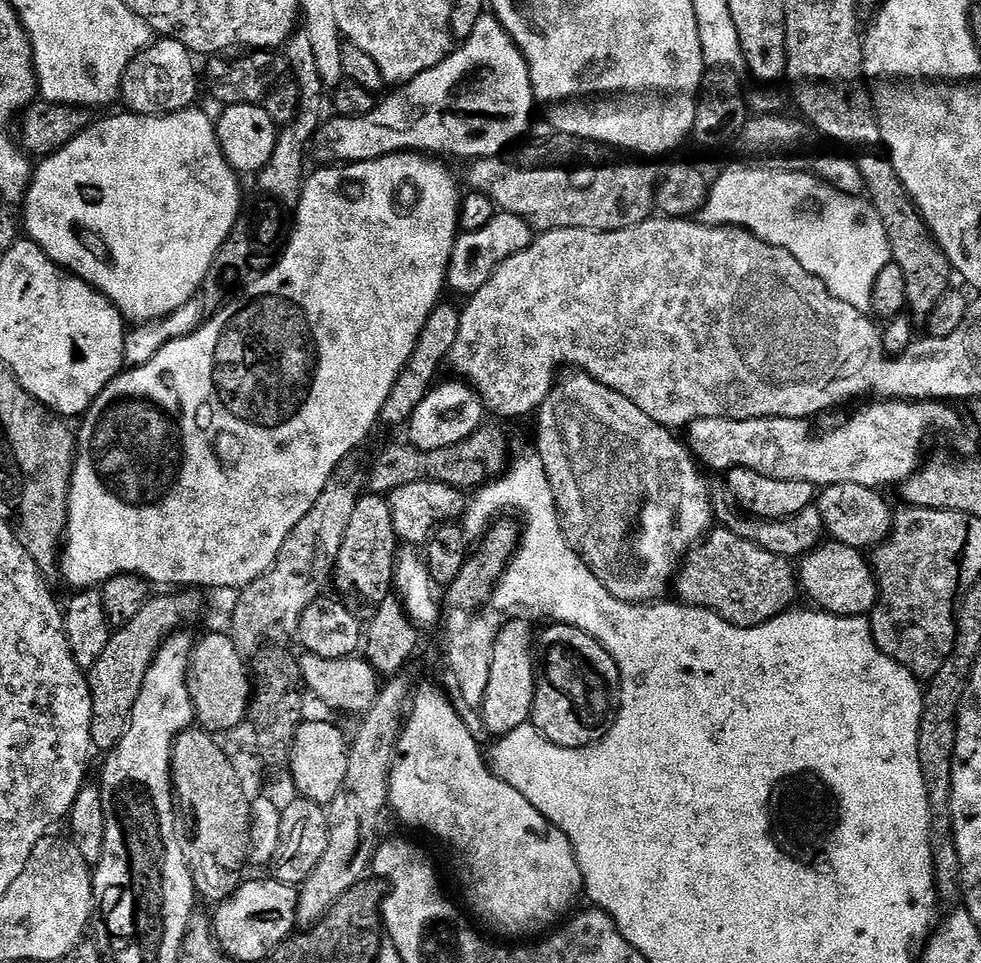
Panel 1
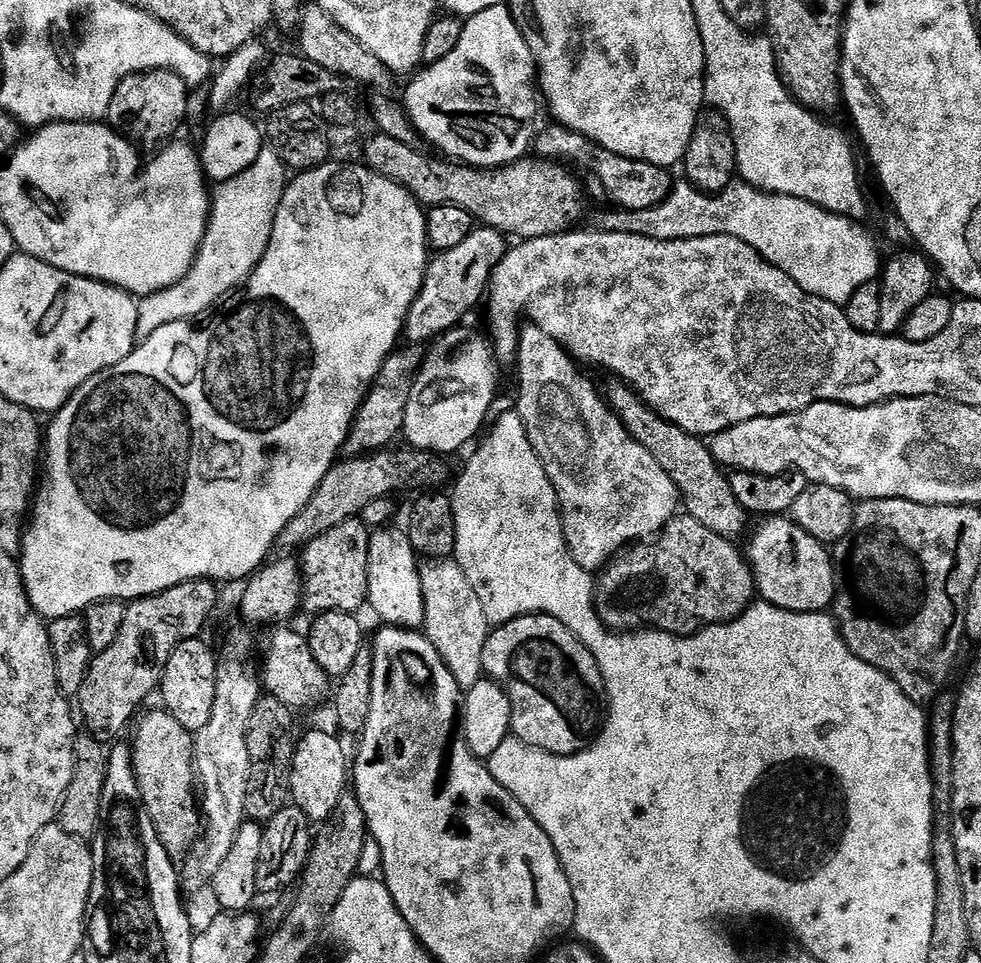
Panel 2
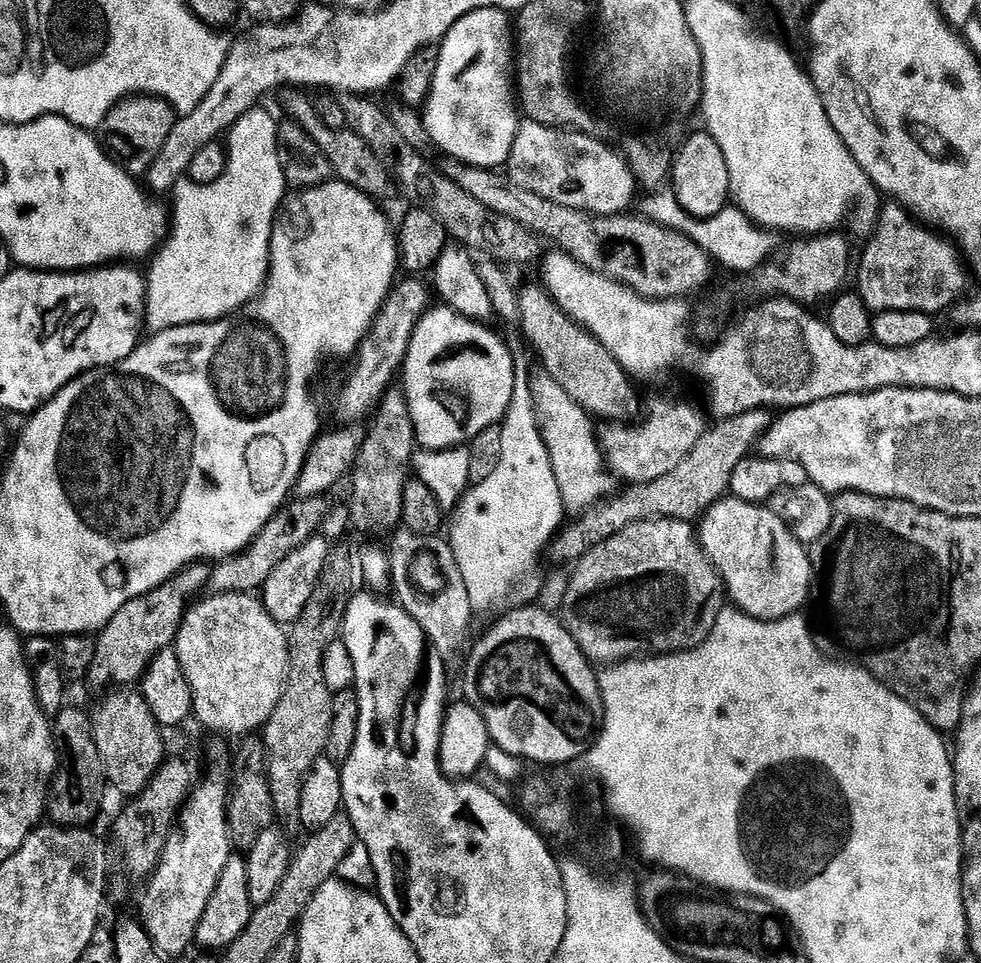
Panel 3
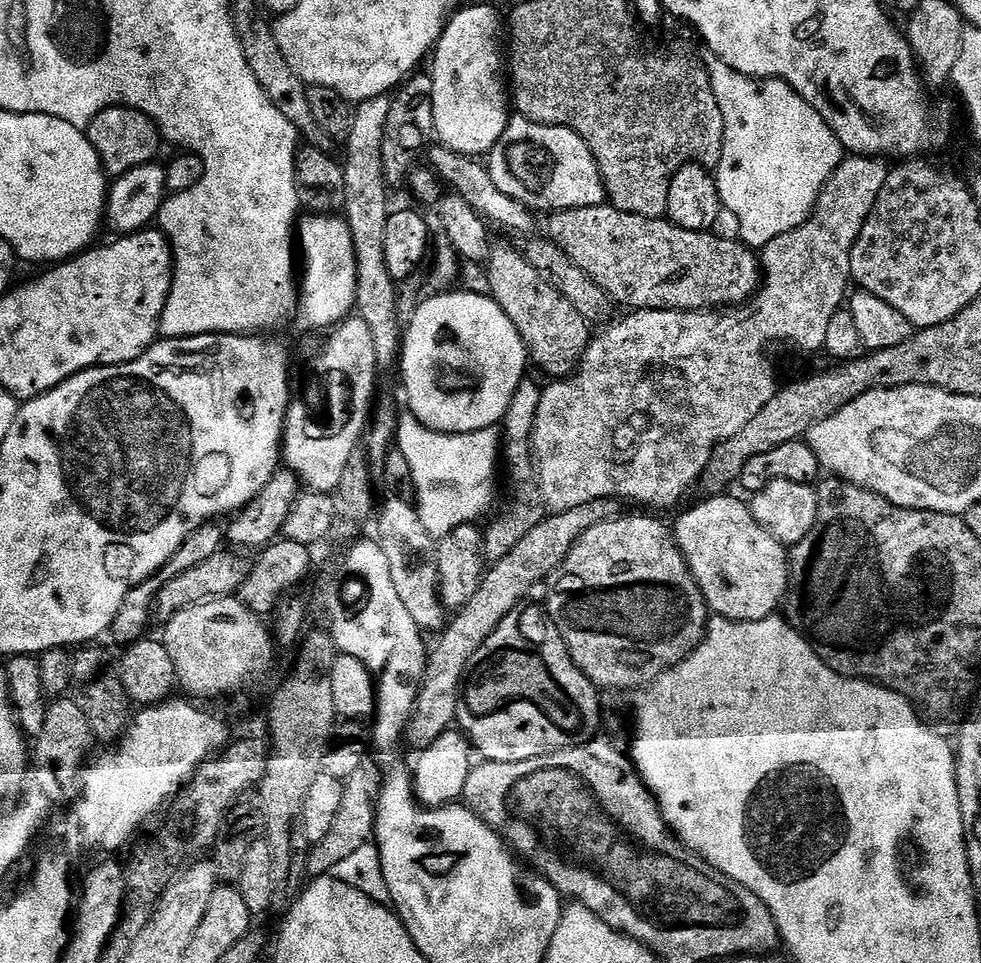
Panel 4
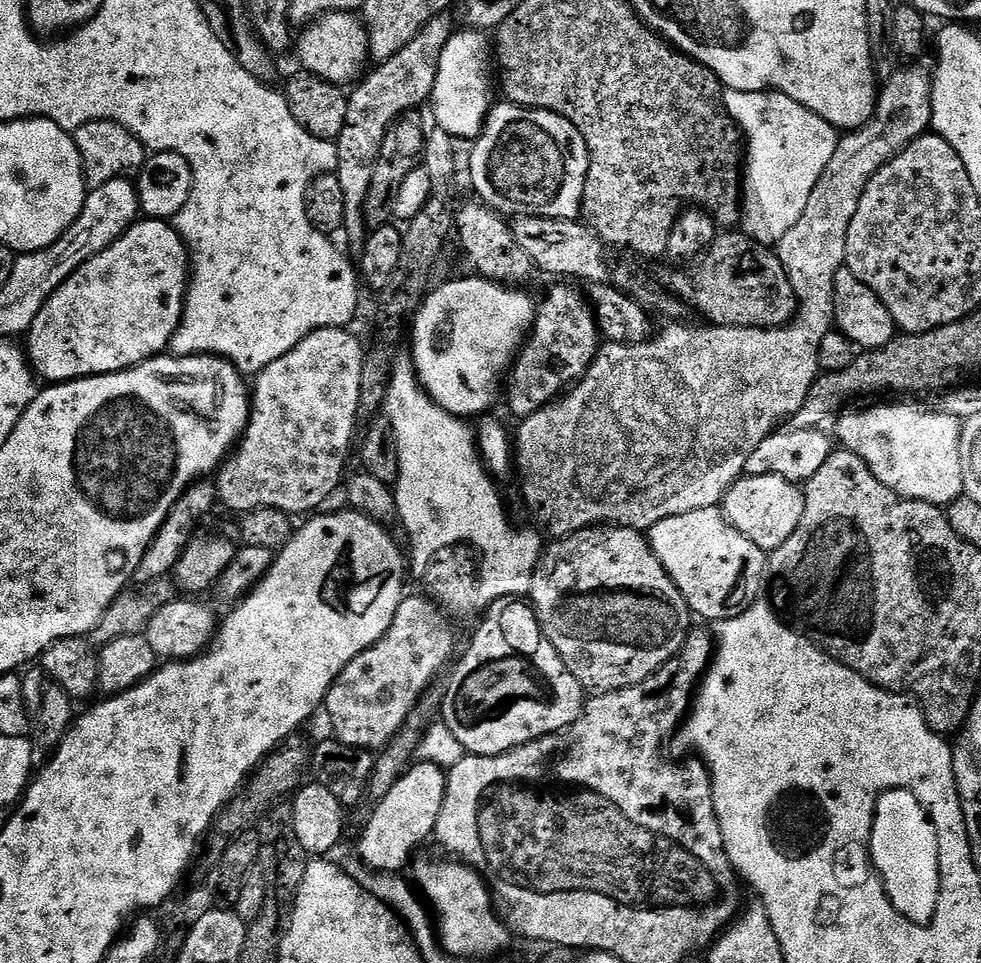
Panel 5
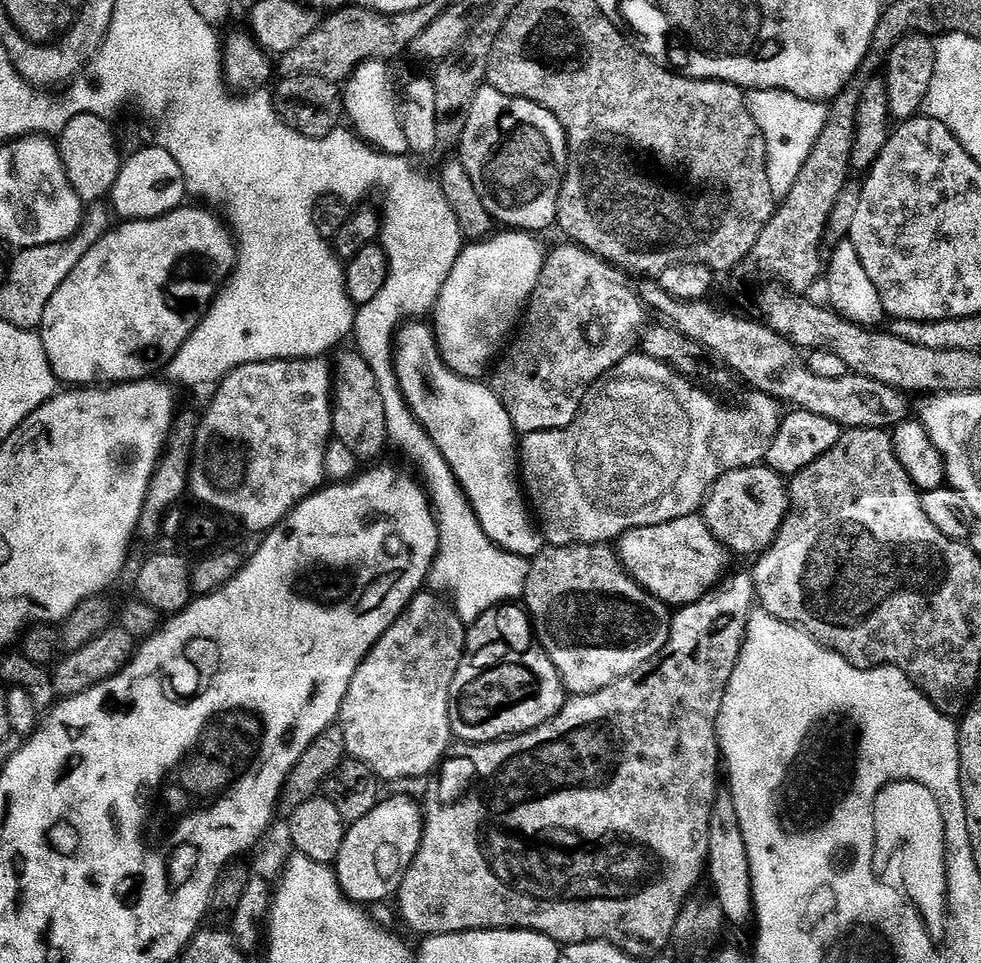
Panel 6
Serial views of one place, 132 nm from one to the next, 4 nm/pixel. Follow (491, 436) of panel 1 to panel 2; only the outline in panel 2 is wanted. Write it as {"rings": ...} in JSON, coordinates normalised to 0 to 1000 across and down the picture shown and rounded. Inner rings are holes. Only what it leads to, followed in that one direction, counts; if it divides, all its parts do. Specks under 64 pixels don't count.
{"rings":[[[412,463],[409,469],[400,468],[388,467],[373,474],[351,476],[339,482],[316,521],[294,543],[292,550],[287,550],[284,568],[309,570],[320,559],[332,555],[332,550],[340,550],[340,546],[366,537],[377,521],[399,516],[407,507],[453,507],[451,505],[457,498],[457,486],[453,483],[452,472],[431,469],[429,465],[419,463]]]}

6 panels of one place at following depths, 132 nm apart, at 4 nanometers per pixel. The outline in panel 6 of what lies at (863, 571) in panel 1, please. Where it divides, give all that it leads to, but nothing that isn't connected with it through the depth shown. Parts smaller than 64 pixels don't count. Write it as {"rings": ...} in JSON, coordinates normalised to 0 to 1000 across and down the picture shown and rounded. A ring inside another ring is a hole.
{"rings":[[[713,535],[642,550],[630,562],[630,576],[640,597],[682,629],[709,627],[717,623],[733,607],[730,605],[734,601],[739,601],[738,593],[744,580],[742,570],[728,559]]]}

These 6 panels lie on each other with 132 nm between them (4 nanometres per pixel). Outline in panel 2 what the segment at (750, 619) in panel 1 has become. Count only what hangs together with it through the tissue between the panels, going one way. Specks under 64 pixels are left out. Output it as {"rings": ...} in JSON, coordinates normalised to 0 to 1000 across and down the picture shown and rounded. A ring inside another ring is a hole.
{"rings":[[[690,534],[685,537],[685,541],[671,553],[668,559],[660,563],[648,563],[643,567],[637,568],[628,574],[620,583],[618,589],[611,595],[610,605],[607,607],[608,629],[612,637],[612,643],[615,644],[618,651],[625,654],[656,654],[665,653],[670,656],[682,656],[688,660],[704,660],[705,657],[714,655],[715,652],[723,648],[741,648],[743,644],[748,644],[755,640],[761,631],[767,630],[772,622],[771,601],[767,595],[767,587],[762,585],[759,574],[750,570],[751,566],[745,561],[736,559],[728,555],[728,550],[720,550],[716,542],[712,542],[706,536],[700,534]]]}

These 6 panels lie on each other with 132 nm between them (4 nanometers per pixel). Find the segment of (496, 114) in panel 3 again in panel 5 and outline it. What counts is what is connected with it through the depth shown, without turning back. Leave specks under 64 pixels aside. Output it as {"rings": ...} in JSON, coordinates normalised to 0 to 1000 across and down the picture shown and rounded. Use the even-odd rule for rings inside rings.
{"rings":[[[489,31],[462,32],[449,57],[438,109],[444,119],[443,128],[463,143],[488,141],[504,108],[496,66],[499,62],[499,42],[493,37],[496,36]]]}

